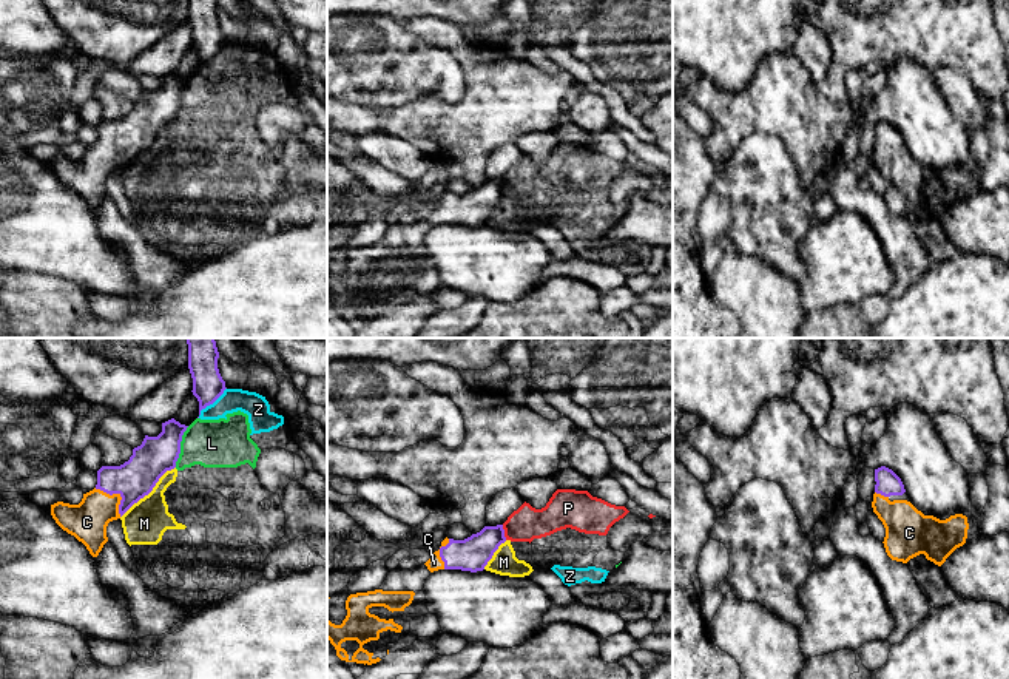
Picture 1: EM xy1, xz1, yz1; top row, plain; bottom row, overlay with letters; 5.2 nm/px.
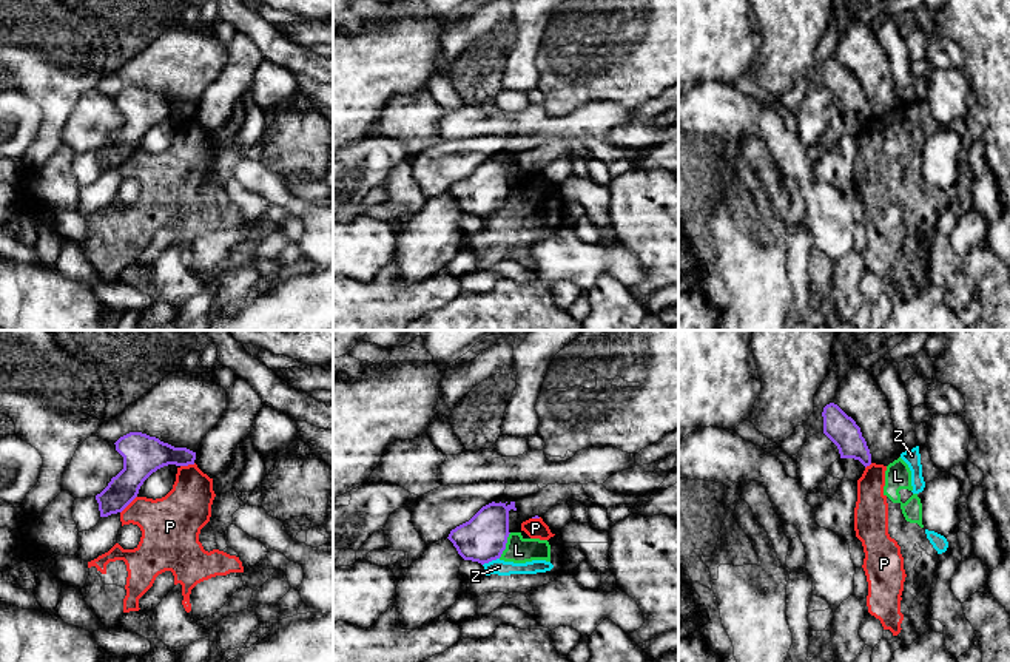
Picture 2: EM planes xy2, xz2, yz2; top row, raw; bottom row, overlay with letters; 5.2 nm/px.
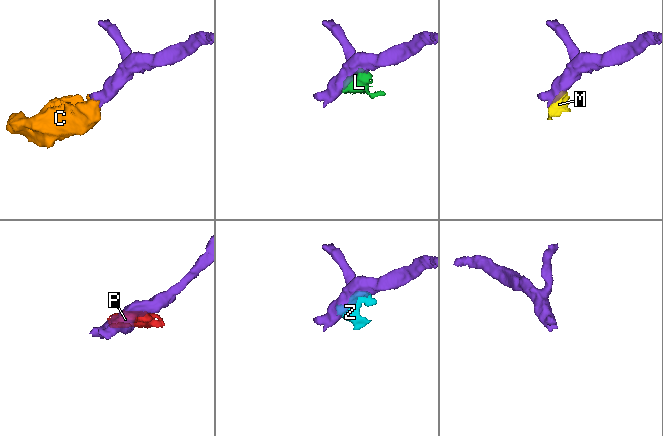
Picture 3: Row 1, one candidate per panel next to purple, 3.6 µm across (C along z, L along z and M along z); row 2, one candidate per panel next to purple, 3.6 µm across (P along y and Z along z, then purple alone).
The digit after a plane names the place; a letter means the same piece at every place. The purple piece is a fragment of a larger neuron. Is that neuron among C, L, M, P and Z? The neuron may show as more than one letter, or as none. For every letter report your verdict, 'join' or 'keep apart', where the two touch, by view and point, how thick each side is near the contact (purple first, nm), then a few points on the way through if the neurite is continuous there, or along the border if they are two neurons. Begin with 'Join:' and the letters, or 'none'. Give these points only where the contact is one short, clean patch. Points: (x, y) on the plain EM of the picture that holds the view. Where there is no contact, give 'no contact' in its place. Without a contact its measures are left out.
Join: C
C: join; meets purple in xy1 at (118, 147); 200 nm thick on the purple side, 200 nm on the other; runs through xy1 (134, 133), (118, 147), (87, 176)
L: keep apart; meets purple in xy1 at (179, 101); 200 nm thick on the purple side, 260 nm on the other; border along xy1 (188, 81), (182, 90), (181, 107), (175, 121)
M: keep apart; meets purple in xy1 at (148, 147); 200 nm thick on the purple side, 220 nm on the other; border along xy1 (175, 121), (121, 172)
P: keep apart; meets purple in xy2 at (128, 158); 190 nm thick on the purple side, 300 nm on the other
Z: keep apart; meets purple in xy1 at (210, 57); 160 nm thick on the purple side, 120 nm on the other

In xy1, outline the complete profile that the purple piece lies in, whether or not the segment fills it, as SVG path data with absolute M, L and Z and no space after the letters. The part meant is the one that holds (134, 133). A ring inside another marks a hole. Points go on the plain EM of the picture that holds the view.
M174 73L162 77L157 91L145 90L140 100L120 120L102 120L97 139L83 148L79 159L51 159L56 177L82 196L97 211L108 196L106 181L120 173L134 157L148 150L159 133L176 122L182 90L188 80Z

